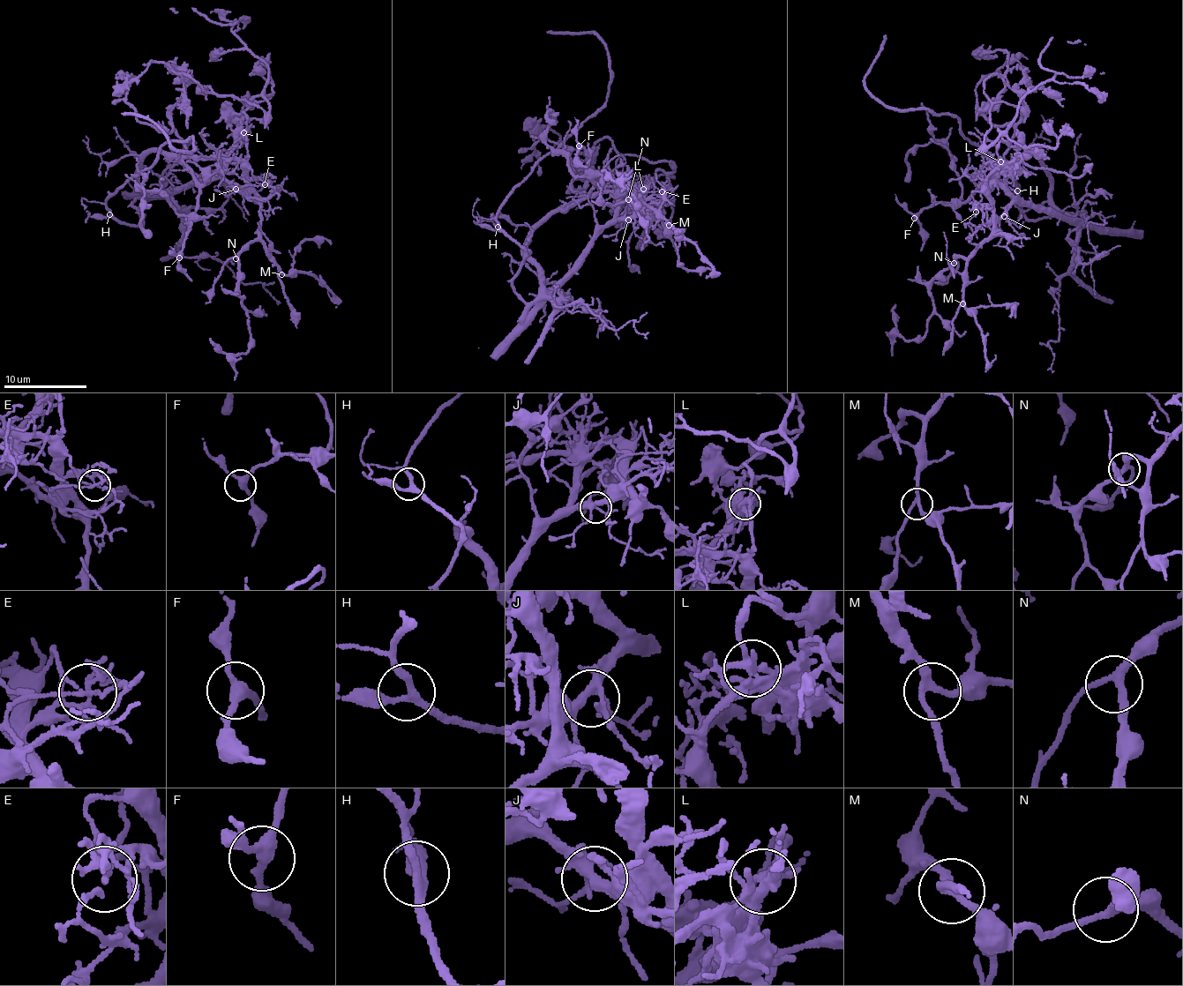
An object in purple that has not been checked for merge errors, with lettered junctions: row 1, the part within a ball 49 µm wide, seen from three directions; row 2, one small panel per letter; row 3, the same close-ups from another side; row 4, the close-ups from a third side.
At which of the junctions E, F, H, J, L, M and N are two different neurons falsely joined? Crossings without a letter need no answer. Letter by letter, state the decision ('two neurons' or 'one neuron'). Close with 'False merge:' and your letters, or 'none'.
E: two neurons
F: one neuron
H: one neuron
J: one neuron
L: two neurons
M: one neuron
N: one neuron
False merge: E, L

